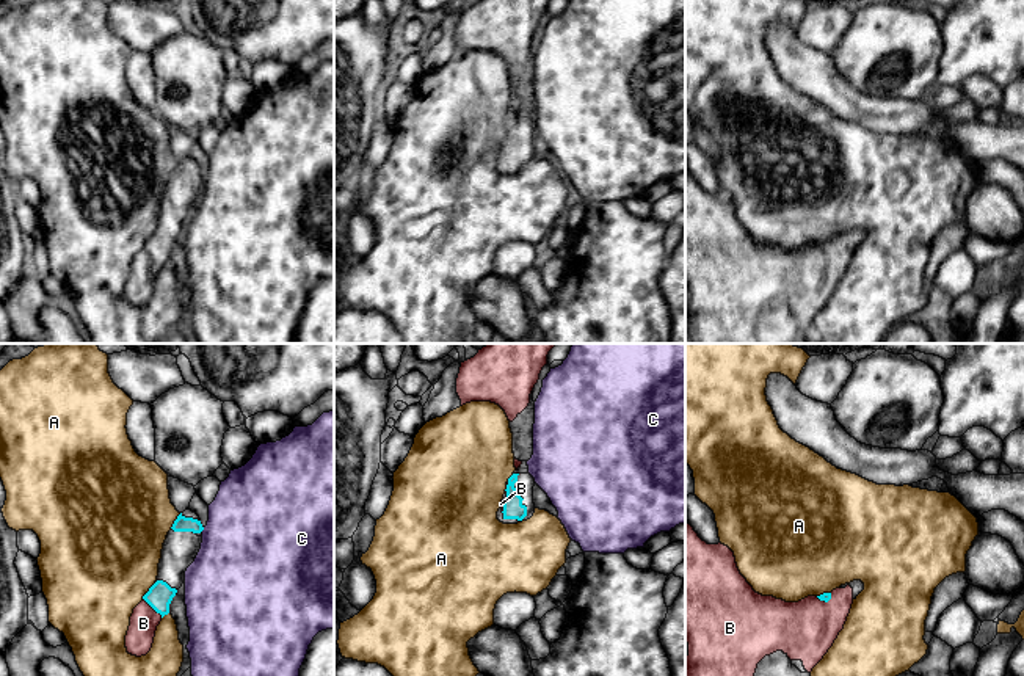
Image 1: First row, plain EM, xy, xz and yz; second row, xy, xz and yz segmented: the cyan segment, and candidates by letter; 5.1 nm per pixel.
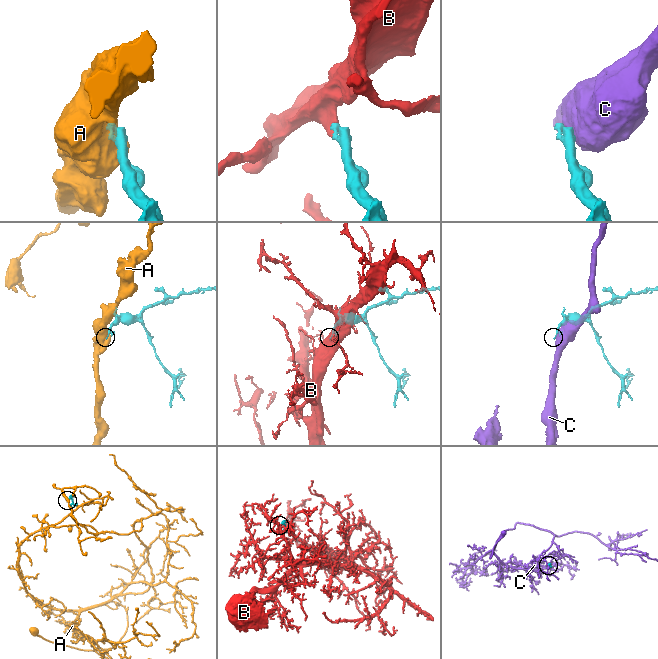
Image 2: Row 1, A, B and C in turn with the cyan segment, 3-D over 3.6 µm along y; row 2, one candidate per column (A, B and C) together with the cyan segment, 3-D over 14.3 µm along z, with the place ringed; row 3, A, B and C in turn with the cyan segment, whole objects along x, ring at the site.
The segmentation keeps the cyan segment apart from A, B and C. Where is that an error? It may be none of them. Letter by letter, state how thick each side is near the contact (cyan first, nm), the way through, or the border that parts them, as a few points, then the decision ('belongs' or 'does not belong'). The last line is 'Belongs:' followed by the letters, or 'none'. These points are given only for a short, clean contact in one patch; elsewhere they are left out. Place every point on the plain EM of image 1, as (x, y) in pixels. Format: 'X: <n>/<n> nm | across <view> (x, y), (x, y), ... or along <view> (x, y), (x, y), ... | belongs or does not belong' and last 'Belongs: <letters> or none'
A: 130/480 nm | does not belong
B: 130/140 nm | across xy (160, 243), (152, 256), (143, 272) | belongs
C: 80/480 nm | does not belong
Belongs: B

